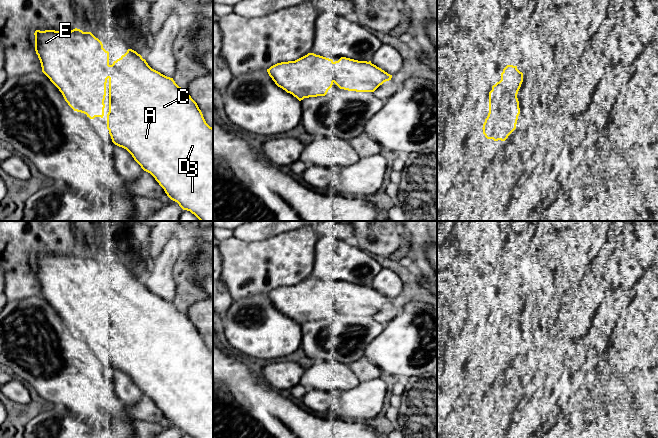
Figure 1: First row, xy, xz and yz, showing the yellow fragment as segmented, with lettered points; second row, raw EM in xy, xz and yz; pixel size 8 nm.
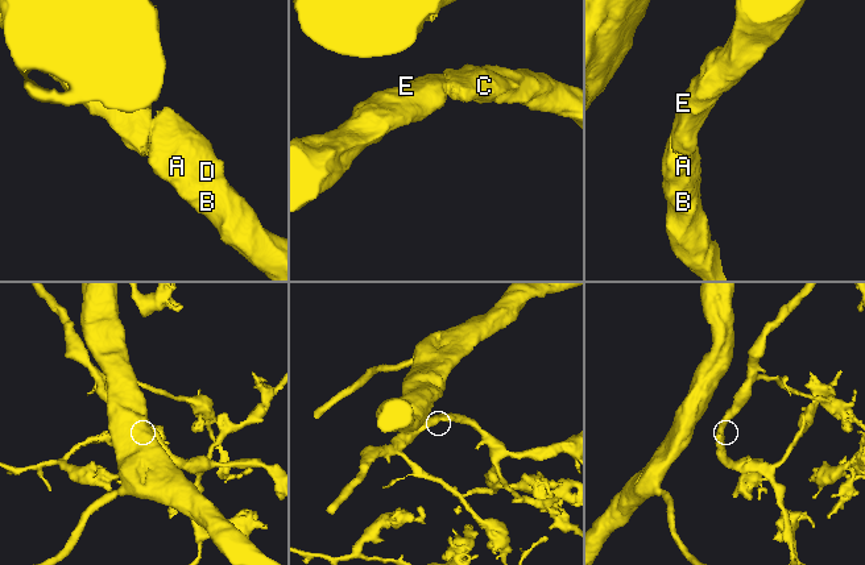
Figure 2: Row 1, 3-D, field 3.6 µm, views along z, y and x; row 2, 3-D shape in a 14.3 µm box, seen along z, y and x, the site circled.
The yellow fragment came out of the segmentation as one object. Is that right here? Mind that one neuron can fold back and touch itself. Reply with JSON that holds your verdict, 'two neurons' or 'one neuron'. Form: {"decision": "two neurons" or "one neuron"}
{"decision": "one neuron"}

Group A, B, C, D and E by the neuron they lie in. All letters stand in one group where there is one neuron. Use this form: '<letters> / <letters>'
A B C D E

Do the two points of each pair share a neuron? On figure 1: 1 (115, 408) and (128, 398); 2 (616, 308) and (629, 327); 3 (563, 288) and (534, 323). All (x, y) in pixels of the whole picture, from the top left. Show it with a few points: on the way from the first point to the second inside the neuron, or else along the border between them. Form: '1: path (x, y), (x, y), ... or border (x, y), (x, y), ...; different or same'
1: border (112, 384), (115, 394), (125, 405); different
2: border (630, 301), (624, 313); different
3: path (562, 298), (544, 318); same

